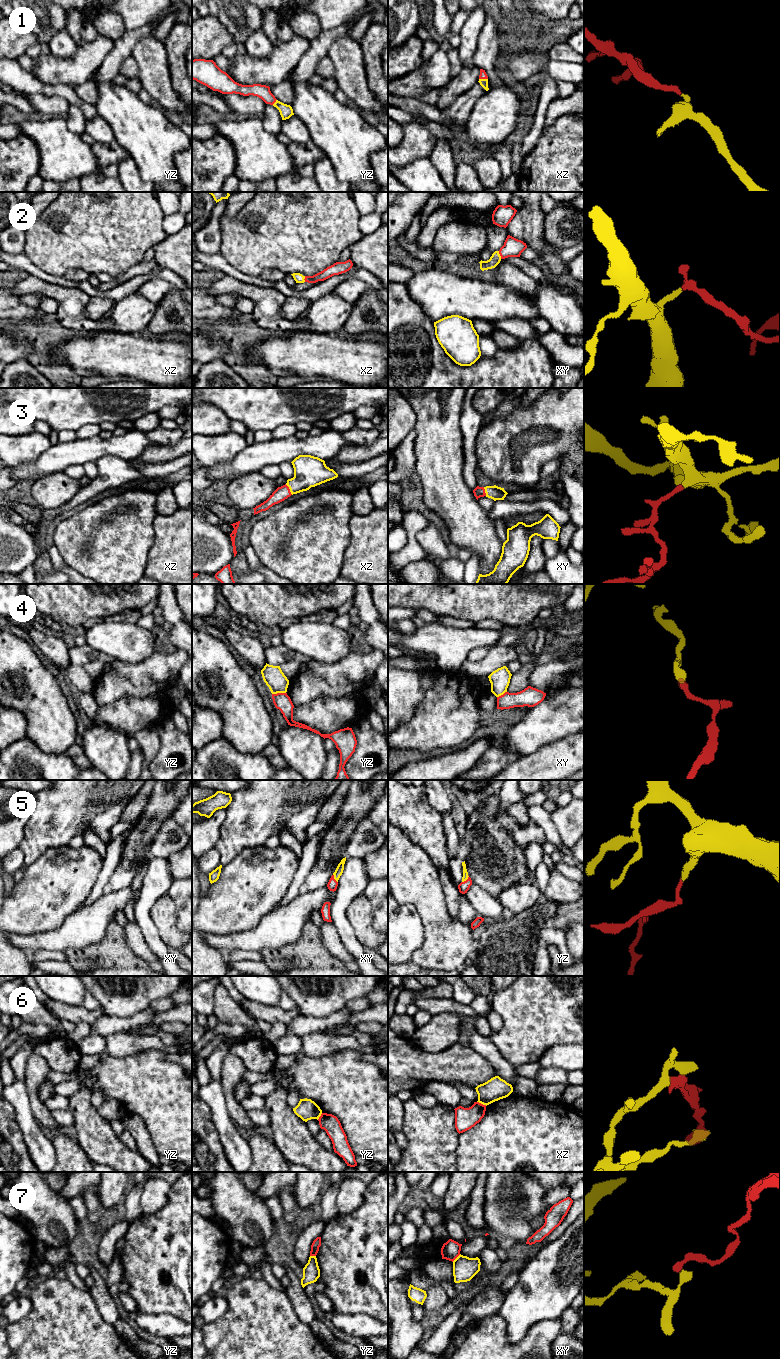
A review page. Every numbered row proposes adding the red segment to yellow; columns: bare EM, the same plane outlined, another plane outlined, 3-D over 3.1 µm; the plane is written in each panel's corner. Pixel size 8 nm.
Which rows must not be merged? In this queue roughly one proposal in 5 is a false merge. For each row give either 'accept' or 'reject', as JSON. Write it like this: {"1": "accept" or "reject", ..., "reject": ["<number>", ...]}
{"1": "accept", "2": "accept", "3": "accept", "4": "reject", "5": "accept", "6": "reject", "7": "reject", "reject": ["4", "6", "7"]}

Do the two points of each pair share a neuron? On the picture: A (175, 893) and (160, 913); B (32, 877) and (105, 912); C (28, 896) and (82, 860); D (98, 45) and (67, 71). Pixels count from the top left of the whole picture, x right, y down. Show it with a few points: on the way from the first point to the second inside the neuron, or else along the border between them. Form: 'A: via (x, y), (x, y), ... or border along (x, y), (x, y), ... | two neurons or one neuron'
A: border along (166, 894), (175, 907), (177, 922) | two neurons
B: border along (79, 908), (70, 913), (62, 924) | two neurons
C: via (41, 896), (44, 896), (69, 873) | one neuron
D: via (90, 53), (75, 68) | one neuron

